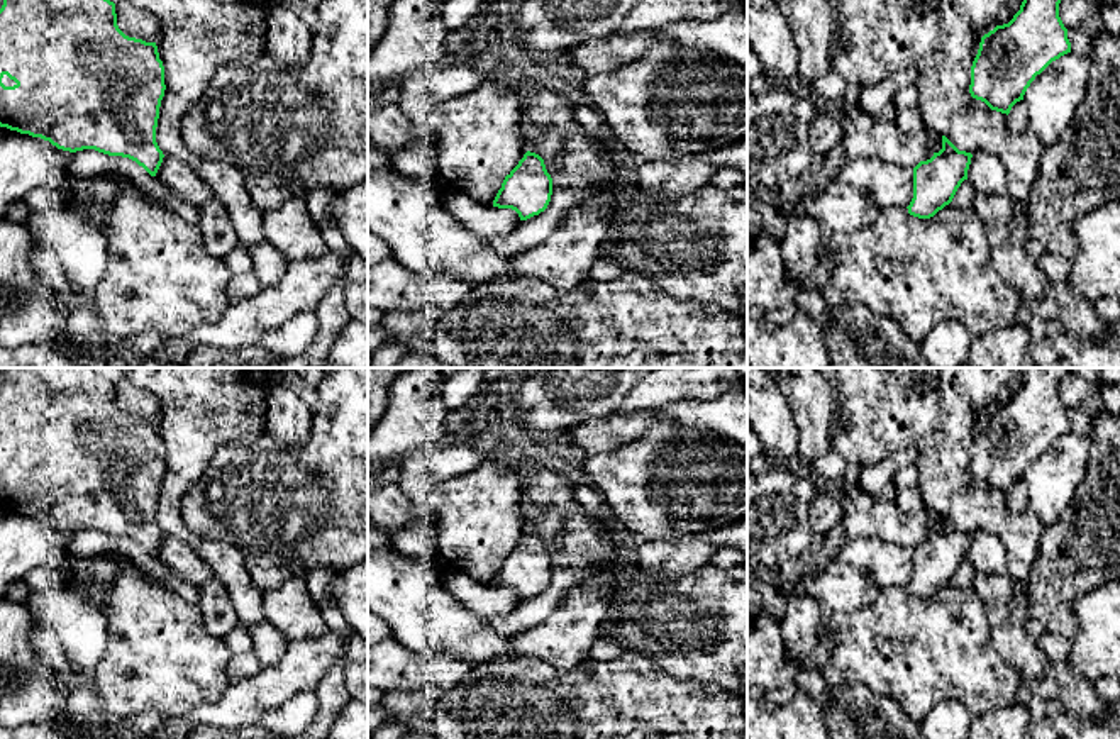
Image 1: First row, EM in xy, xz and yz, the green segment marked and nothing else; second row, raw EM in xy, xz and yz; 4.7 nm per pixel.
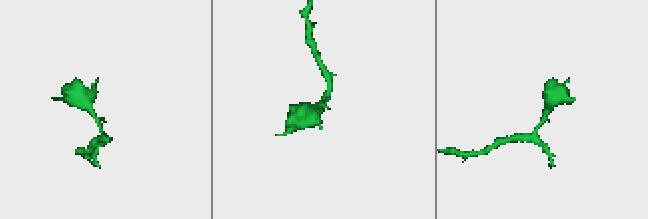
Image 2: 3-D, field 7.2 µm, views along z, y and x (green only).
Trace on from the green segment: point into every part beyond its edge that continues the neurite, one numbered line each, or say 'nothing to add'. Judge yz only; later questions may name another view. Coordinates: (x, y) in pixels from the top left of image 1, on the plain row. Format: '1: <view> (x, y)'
nothing to add

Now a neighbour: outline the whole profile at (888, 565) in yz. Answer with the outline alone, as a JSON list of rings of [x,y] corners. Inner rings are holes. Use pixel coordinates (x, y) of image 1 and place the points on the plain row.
[[[840,537],[830,547],[830,556],[864,571],[881,592],[908,586],[913,578],[913,547],[883,539]]]

